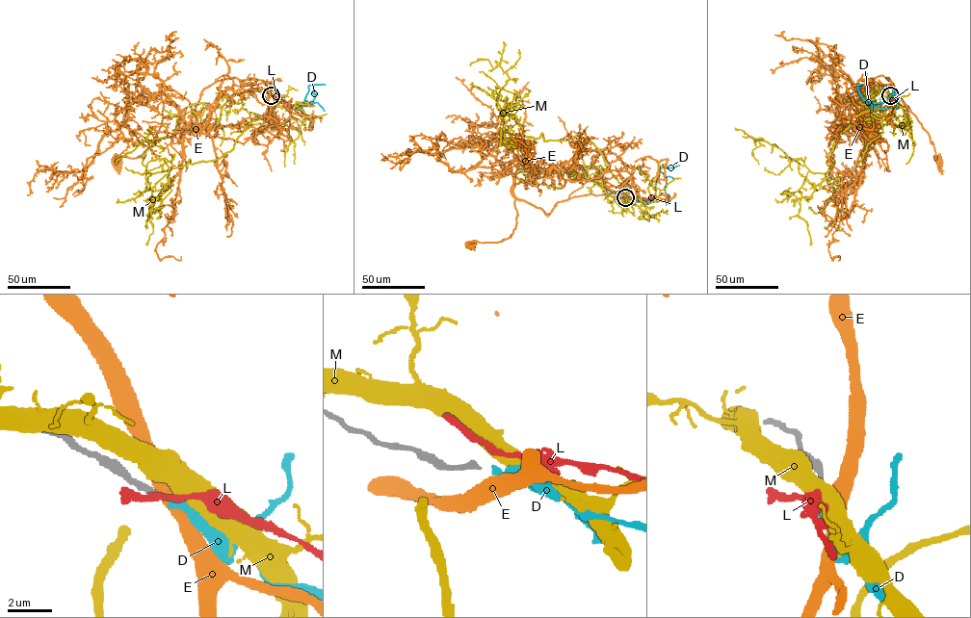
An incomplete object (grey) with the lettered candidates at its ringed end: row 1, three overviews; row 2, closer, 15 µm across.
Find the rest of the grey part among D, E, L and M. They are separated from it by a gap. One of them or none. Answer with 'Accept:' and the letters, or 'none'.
Accept: D

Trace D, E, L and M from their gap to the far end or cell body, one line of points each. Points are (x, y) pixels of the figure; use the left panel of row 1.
D: (272, 95), (301, 108), (304, 99), (312, 103), (315, 95), (311, 91)
E: (271, 95), (277, 125), (241, 142), (194, 133), (159, 85), (163, 107), (156, 141), (135, 158), (116, 160)
L: (272, 95), (284, 100), (299, 114)
M: (272, 95), (271, 114), (211, 161), (148, 173), (143, 161), (155, 144), (144, 140), (116, 164)

